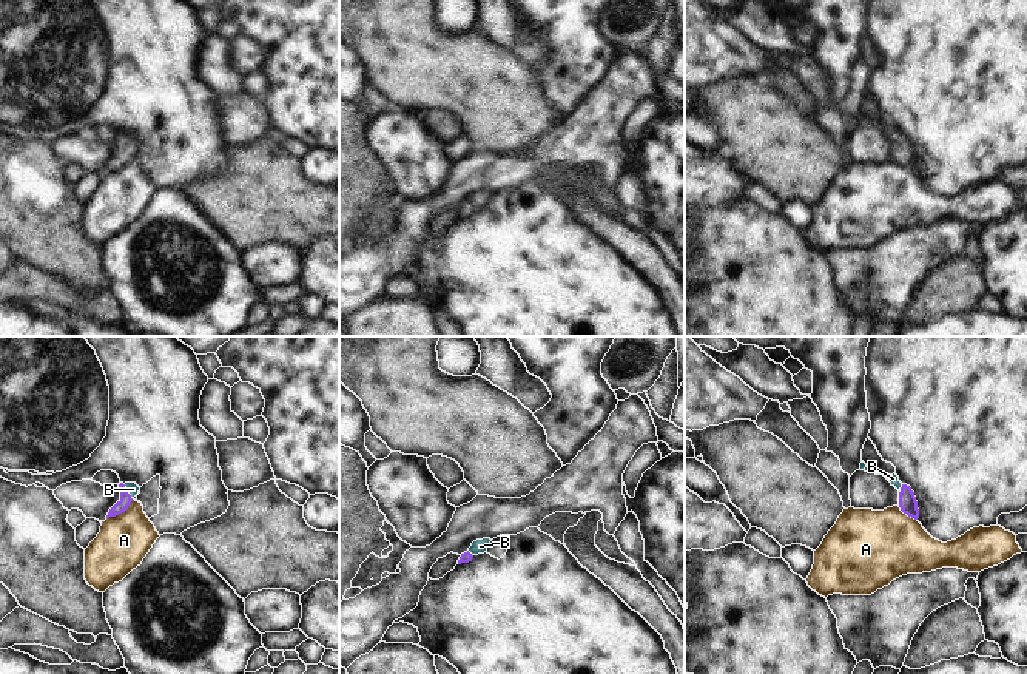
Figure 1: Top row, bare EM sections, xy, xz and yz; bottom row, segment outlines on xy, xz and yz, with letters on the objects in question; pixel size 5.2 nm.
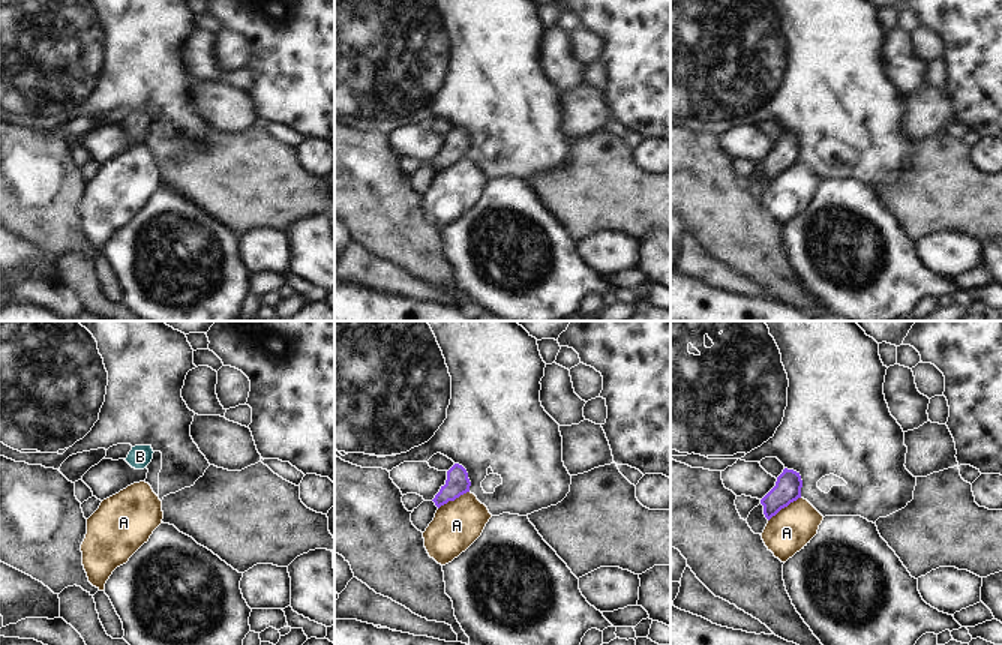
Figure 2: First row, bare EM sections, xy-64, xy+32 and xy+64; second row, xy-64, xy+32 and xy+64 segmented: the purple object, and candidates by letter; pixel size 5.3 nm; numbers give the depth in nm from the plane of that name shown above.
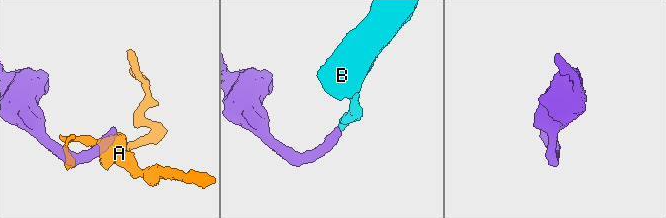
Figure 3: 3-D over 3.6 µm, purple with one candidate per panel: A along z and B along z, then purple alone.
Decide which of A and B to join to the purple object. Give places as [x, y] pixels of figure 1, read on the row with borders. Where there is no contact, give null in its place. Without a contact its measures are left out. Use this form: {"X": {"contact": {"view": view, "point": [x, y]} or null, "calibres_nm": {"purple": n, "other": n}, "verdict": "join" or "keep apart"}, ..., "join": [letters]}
{"A": {"contact": {"view": "xy", "point": [121, 512]}, "calibres_nm": {"purple": 70, "other": 280}, "verdict": "keep apart"}, "B": {"contact": {"view": "xy", "point": [127, 492]}, "calibres_nm": {"purple": 70, "other": 70}, "verdict": "join"}, "join": ["B"]}

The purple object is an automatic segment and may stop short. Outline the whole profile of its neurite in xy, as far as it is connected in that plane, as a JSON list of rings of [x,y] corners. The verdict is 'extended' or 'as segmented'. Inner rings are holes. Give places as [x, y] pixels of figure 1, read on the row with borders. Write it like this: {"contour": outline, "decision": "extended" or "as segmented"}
{"contour": [[[120,483],[120,500],[109,509],[106,518],[116,517],[128,509],[133,498],[139,494],[140,487],[136,483]]], "decision": "extended"}

